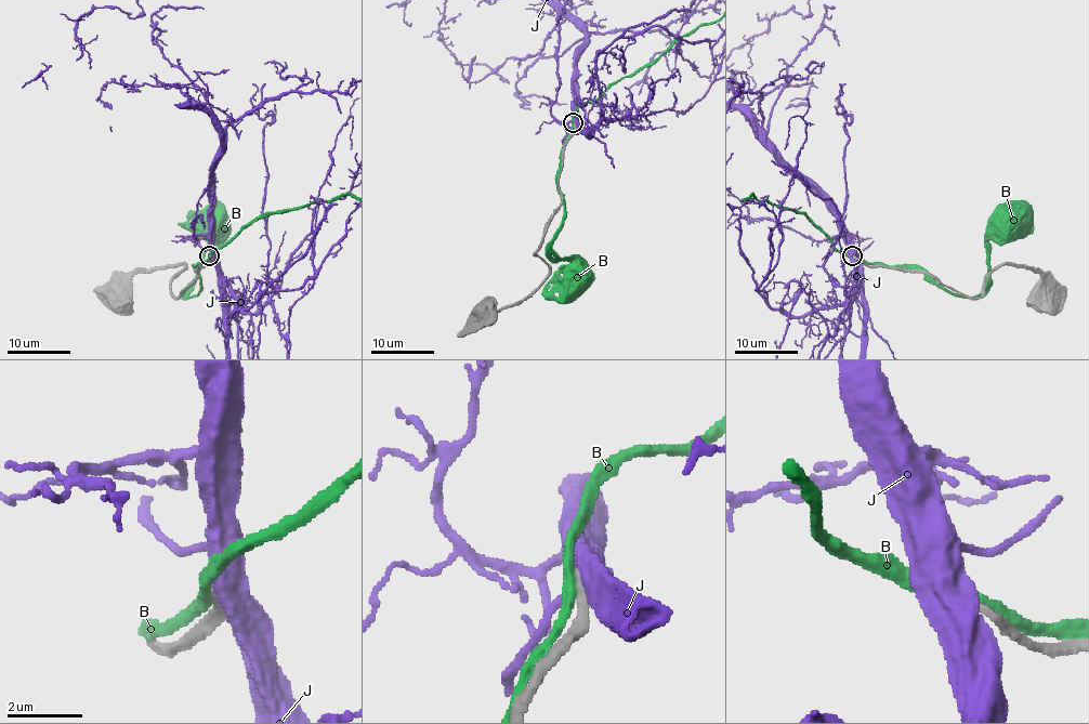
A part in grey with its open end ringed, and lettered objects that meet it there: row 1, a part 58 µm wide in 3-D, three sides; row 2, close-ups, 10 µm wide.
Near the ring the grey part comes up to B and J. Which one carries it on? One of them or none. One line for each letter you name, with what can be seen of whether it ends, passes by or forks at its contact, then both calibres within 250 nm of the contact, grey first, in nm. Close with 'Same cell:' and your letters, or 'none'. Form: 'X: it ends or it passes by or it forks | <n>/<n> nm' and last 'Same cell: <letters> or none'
Same cell: none

